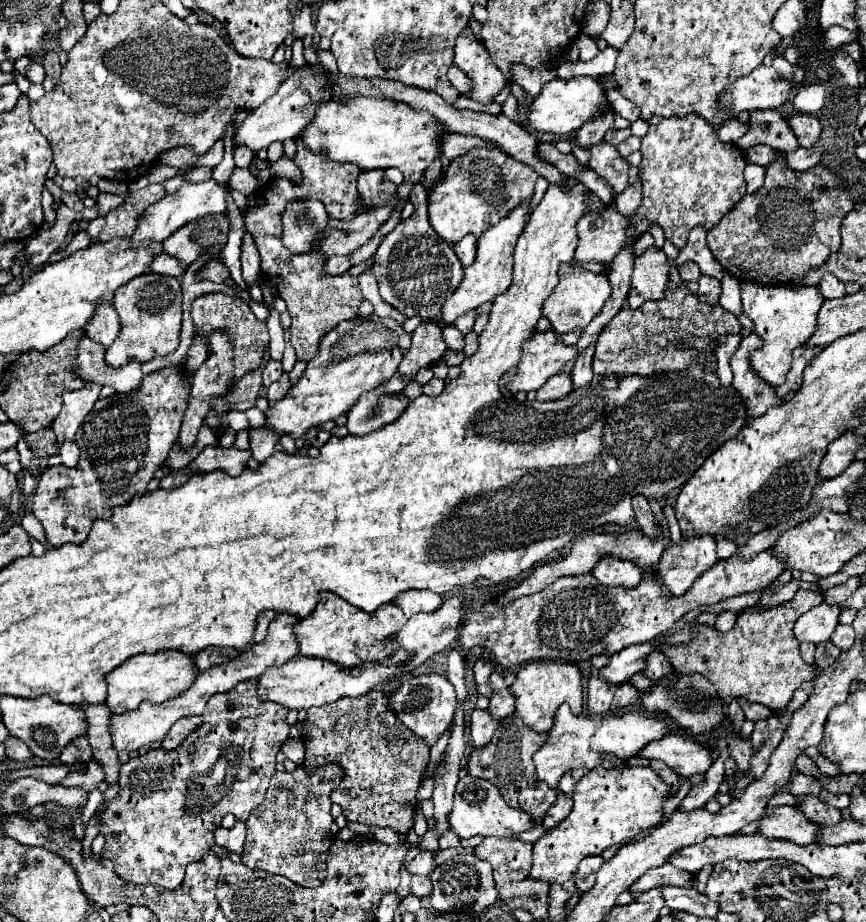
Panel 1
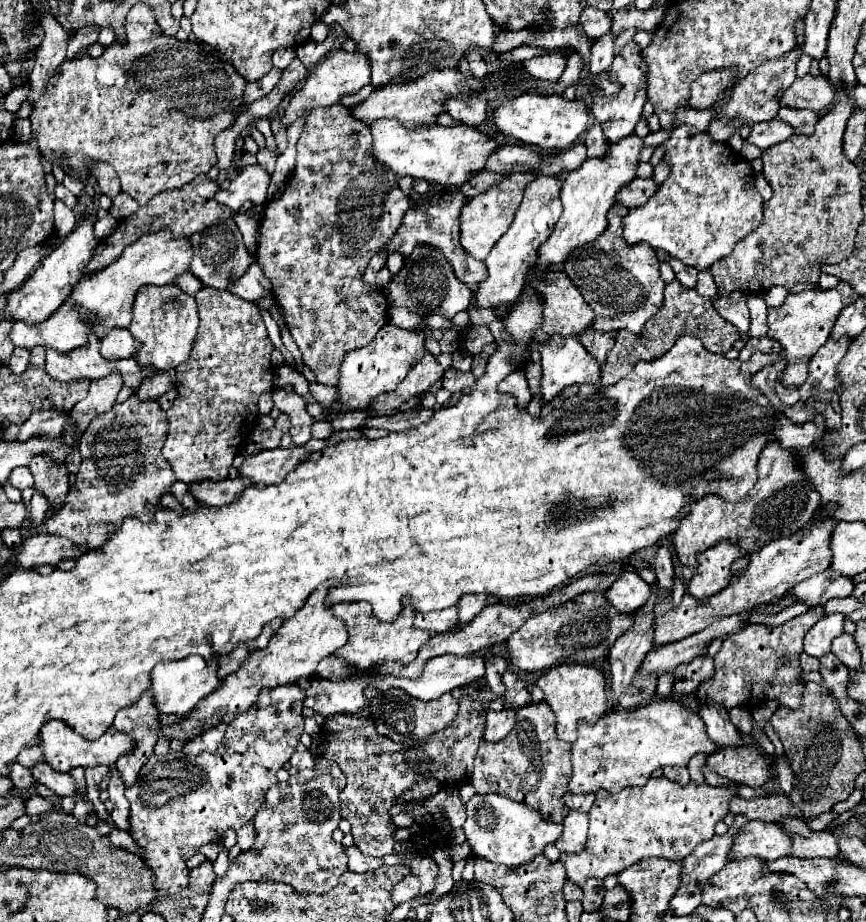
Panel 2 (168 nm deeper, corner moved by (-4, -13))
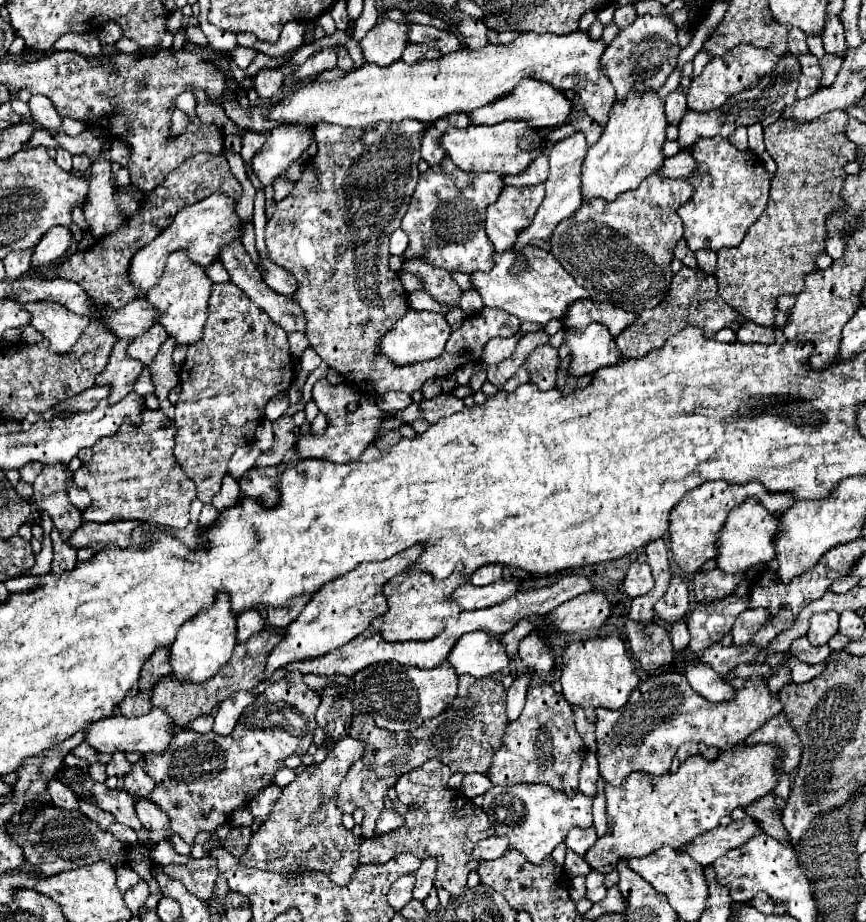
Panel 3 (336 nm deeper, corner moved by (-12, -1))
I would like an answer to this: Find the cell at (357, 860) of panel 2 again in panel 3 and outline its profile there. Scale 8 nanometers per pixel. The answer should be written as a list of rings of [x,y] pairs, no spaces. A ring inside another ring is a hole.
[[[432,758],[422,766],[402,774],[396,782],[396,796],[408,806],[404,824],[382,838],[364,838],[360,844],[360,864],[386,864],[390,858],[402,852],[414,854],[418,860],[436,858],[434,888],[444,888],[452,898],[458,898],[466,890],[470,872],[476,872],[480,860],[472,858],[472,850],[484,838],[494,834],[486,812],[462,794],[454,794],[448,786],[452,772],[442,760]]]

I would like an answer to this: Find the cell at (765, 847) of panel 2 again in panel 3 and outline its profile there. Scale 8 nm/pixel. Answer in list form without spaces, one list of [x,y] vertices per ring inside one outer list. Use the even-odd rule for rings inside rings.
[[[748,816],[730,822],[728,826],[718,826],[706,834],[700,834],[694,842],[686,844],[680,854],[690,854],[690,858],[694,858],[696,862],[700,862],[700,866],[708,866],[712,864],[716,858],[720,858],[722,854],[726,854],[728,850],[742,846],[744,842],[748,842],[752,836],[760,834],[762,828]]]

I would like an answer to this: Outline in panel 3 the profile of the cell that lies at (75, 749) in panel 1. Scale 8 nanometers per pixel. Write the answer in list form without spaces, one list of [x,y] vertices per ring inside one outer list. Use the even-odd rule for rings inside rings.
[[[112,754],[112,760],[108,762],[106,772],[108,772],[108,776],[118,776],[118,778],[122,778],[122,776],[126,776],[126,774],[130,772],[130,766],[132,766],[132,764],[126,760],[124,754]]]

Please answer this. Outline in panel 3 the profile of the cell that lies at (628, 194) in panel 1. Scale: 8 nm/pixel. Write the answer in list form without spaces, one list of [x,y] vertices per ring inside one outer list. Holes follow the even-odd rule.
[[[782,56],[776,70],[770,76],[764,76],[760,80],[760,84],[754,88],[748,88],[742,94],[730,96],[728,102],[724,102],[718,110],[712,110],[712,112],[688,110],[680,122],[678,142],[682,144],[682,148],[686,148],[686,146],[692,146],[698,138],[716,138],[716,136],[728,138],[738,124],[750,126],[754,122],[762,122],[774,110],[784,110],[786,106],[790,106],[798,100],[796,98],[798,74],[800,74],[800,62],[796,60],[796,56]]]

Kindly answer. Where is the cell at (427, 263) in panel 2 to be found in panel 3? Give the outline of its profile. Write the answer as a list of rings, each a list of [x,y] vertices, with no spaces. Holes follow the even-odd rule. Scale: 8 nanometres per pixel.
[[[464,290],[460,308],[462,308],[466,314],[478,314],[478,312],[484,308],[484,302],[482,302],[482,298],[480,298],[478,292],[474,292],[474,290]]]

